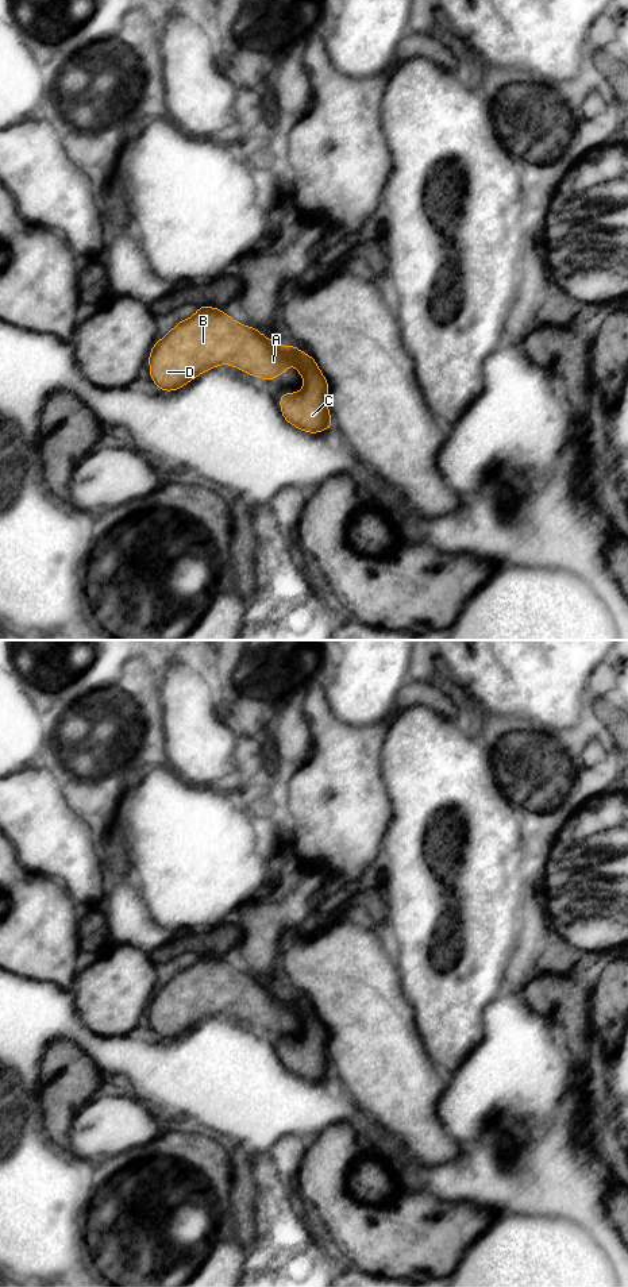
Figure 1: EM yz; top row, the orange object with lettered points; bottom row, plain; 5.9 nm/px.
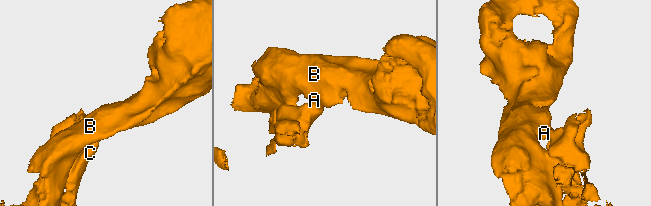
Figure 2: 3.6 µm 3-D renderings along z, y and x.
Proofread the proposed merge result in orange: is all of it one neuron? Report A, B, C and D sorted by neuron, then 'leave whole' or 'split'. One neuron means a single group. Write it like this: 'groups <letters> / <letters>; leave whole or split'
groups A B D / C; split

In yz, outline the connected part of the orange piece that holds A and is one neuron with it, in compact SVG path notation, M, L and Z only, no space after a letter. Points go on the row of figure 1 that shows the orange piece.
M201 305L194 316L180 321L163 339L157 340L149 361L154 384L165 392L177 390L199 374L223 363L263 379L274 379L292 363L289 346L278 346L254 327L242 325L220 309L207 305Z

